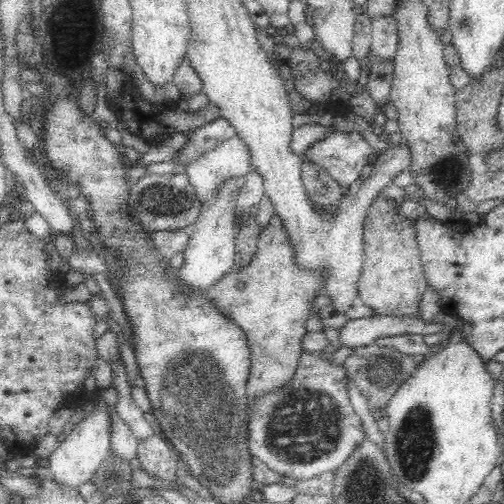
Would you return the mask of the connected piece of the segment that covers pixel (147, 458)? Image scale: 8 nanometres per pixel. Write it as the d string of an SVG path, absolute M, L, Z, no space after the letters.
M160 436L139 442L136 459L144 471L166 481L177 480L183 467L178 453Z

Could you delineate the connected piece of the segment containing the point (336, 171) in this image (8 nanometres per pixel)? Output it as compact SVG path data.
M326 126L326 136L310 144L304 150L303 159L322 167L340 187L354 189L361 178L362 168L370 162L370 156L373 154L372 147L359 133L334 132L332 128Z

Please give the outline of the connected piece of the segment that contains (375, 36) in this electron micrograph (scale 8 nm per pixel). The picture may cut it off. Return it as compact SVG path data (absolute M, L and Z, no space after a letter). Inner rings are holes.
M393 16L371 20L372 40L370 55L394 64L399 47L398 21Z

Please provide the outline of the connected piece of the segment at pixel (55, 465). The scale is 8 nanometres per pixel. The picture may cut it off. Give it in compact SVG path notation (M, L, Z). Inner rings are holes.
M96 388L95 403L96 408L90 416L84 417L72 429L72 433L65 437L65 440L60 444L60 447L50 456L50 471L52 471L54 483L56 483L63 492L66 490L75 490L79 492L85 488L91 487L92 478L97 474L98 468L101 468L104 460L109 456L111 450L111 422L110 415L104 404L101 404L97 399L97 393L101 389Z

